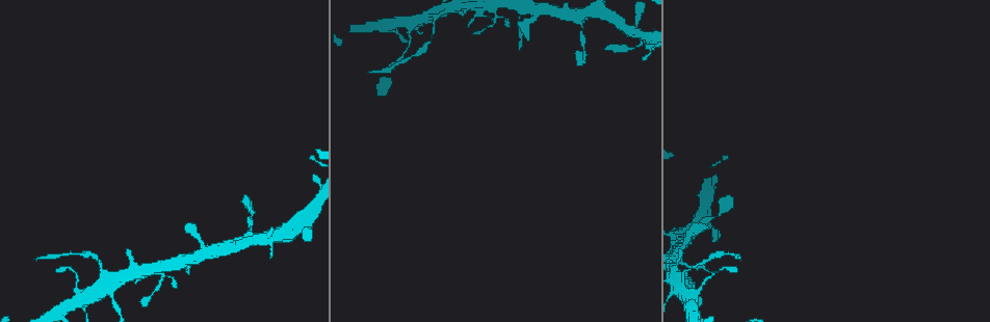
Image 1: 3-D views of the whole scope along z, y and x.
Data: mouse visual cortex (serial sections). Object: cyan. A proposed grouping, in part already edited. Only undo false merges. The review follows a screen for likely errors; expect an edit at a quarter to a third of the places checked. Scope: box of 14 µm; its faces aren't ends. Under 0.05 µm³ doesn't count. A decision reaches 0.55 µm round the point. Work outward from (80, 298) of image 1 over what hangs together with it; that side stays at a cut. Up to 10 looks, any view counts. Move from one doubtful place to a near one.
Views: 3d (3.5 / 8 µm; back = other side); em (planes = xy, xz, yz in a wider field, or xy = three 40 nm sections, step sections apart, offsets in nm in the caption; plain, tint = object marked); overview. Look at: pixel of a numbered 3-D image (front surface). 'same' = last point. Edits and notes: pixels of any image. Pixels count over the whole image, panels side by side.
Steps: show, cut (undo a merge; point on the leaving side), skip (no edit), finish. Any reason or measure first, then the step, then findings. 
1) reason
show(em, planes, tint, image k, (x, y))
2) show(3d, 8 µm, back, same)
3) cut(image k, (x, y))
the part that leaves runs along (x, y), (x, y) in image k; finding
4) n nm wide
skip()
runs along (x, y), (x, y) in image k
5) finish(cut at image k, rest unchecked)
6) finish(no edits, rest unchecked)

side arm on a straight run
show(3d, 3.5 µm, back, image 1, (158, 270))

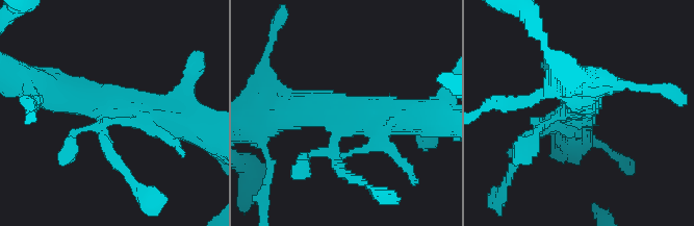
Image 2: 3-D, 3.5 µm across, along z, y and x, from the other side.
now the EM
show(em, planes, tint, image 2, (108, 115))

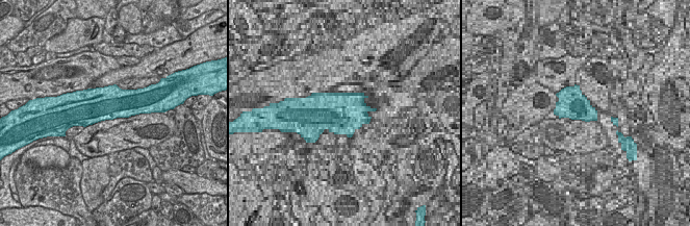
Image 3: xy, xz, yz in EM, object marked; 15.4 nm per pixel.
cut it another way
show(em, xy, step 3, tint, same)

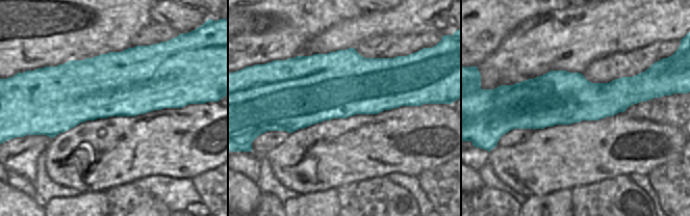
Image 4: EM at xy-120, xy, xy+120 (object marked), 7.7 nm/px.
skip()
runs along (405, 118), (353, 116), (331, 150), (343, 174) in image 2; all the same cell

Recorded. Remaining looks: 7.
looks like a crossing
show(3d, 3.5 µm, image 1, (261, 238))

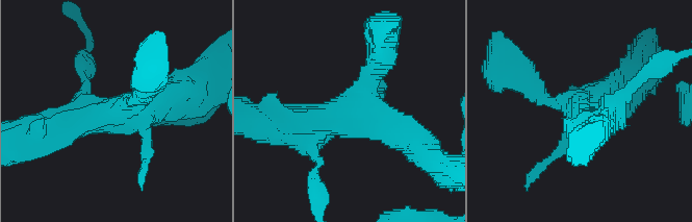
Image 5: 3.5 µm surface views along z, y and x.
4 arms; arms of 150, 200, 400, 500 nm; need the tissue
show(em, xy, step 3, tint, image 5, (122, 115))

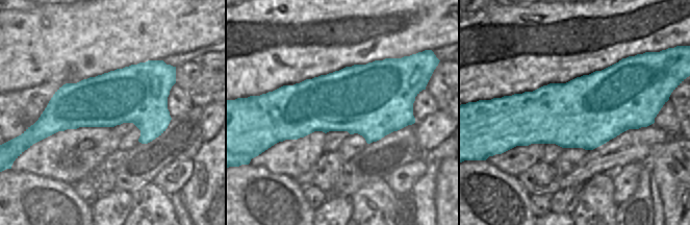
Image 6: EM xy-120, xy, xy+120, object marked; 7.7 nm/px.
skip()
runs along (54, 127), (141, 112), (179, 92) in image 5; all the same cell

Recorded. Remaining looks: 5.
show(3d, 3.5 µm, back, image 1, (98, 259))

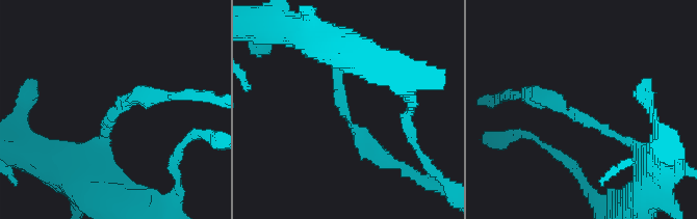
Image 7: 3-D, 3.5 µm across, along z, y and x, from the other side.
arms of 150, 250 nm
show(em, xy, step 3, tint, image 7, (117, 110))

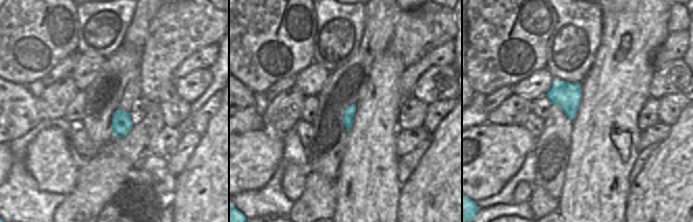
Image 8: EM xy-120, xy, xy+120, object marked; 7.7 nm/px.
cut(image 7, (532, 100))
two cells meet here

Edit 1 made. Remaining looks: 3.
finish(cut at image 7, rest unchecked)

